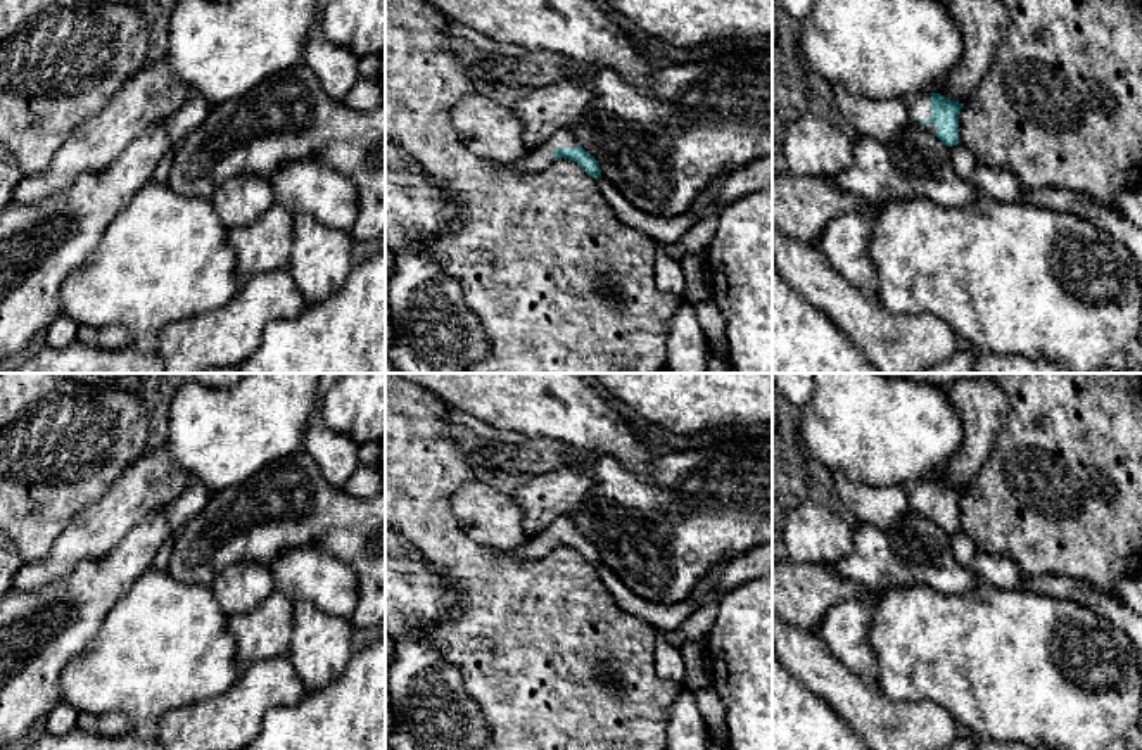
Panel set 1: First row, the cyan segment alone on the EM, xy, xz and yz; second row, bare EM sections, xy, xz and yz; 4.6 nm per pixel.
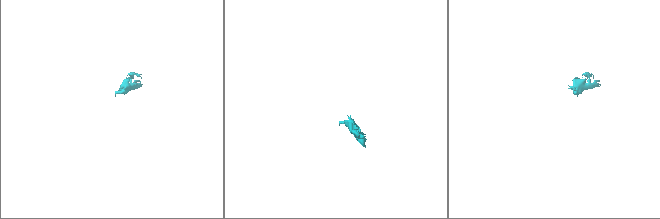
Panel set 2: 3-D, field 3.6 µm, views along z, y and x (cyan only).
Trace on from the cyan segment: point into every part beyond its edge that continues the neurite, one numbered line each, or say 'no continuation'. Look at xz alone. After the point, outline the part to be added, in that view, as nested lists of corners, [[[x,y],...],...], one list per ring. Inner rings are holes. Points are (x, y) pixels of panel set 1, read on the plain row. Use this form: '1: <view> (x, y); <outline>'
1: xz (539, 546); [[[570,515],[556,518],[548,529],[534,536],[529,543],[522,544],[513,551],[504,551],[506,555],[525,560],[537,562],[548,558],[555,548],[553,539],[556,536],[575,536],[579,529]]]

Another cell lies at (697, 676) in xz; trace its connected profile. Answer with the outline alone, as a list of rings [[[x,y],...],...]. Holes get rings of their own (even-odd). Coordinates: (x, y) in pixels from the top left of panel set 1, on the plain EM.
[[[688,641],[681,645],[684,660],[684,690],[695,693],[712,686],[712,657],[707,641]]]

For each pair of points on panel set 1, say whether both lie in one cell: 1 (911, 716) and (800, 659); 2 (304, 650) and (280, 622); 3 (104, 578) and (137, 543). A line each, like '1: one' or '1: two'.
1: one
2: two
3: one

